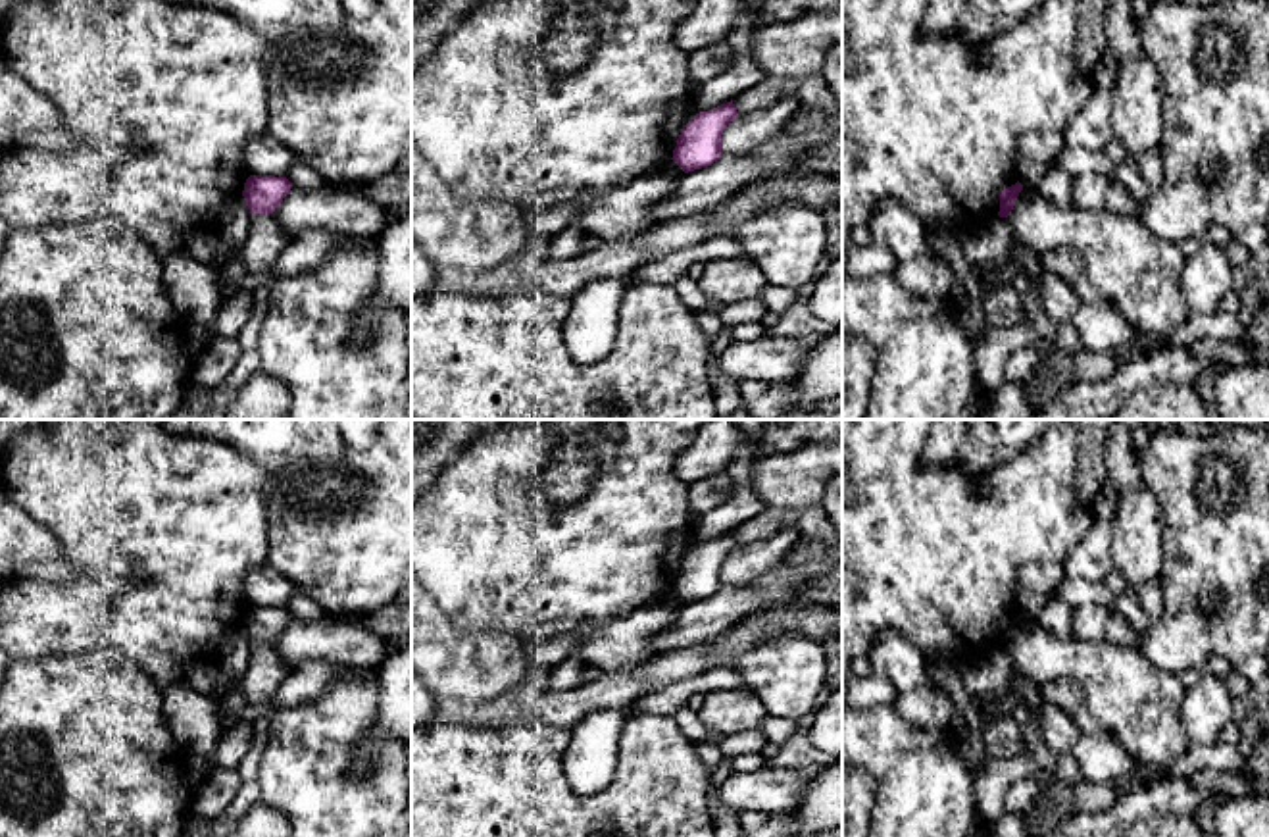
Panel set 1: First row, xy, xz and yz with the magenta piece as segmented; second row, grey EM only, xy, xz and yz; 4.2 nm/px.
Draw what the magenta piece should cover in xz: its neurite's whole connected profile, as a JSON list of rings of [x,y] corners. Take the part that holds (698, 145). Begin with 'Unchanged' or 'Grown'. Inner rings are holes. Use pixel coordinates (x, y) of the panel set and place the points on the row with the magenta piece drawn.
Unchanged. [[[733,100],[713,110],[700,112],[683,127],[673,162],[684,171],[694,171],[711,165],[719,160],[721,135],[725,127],[738,115]]]

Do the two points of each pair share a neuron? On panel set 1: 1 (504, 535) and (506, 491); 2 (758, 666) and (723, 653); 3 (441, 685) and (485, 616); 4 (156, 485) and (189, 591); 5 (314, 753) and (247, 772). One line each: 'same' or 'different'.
1: same
2: different
3: different
4: same
5: different

